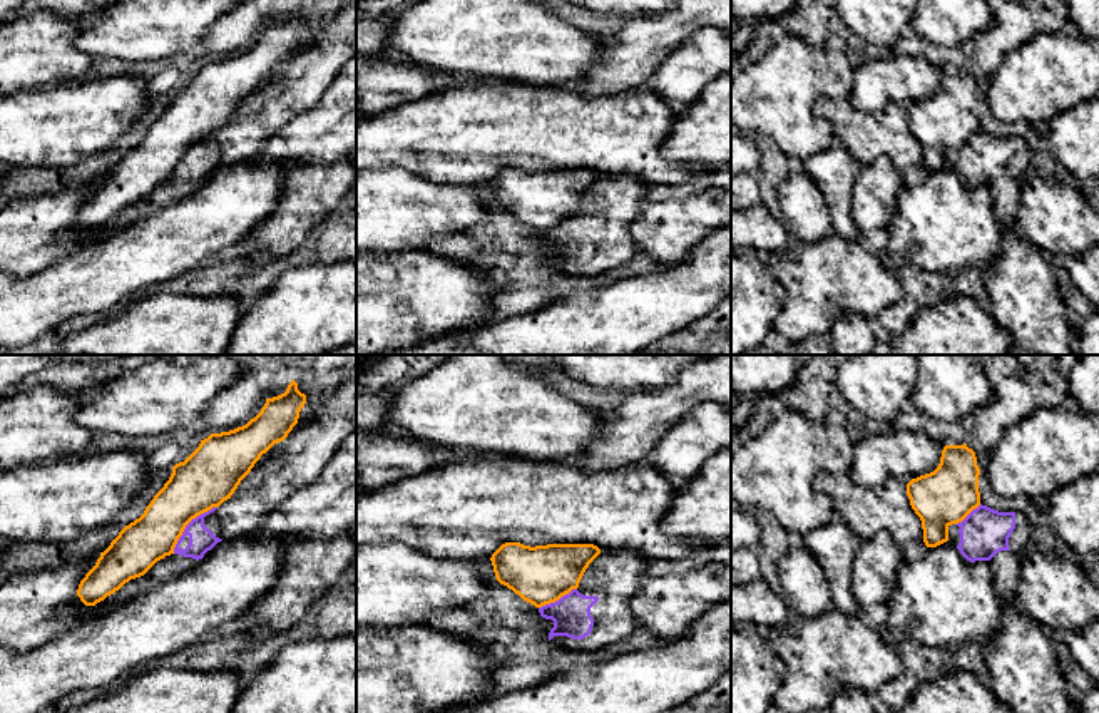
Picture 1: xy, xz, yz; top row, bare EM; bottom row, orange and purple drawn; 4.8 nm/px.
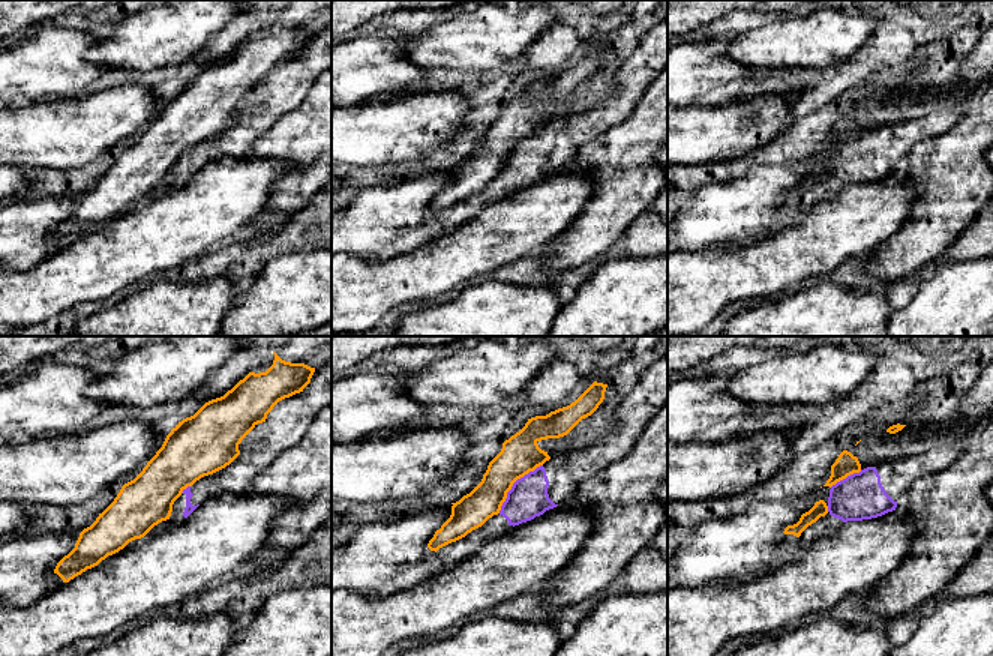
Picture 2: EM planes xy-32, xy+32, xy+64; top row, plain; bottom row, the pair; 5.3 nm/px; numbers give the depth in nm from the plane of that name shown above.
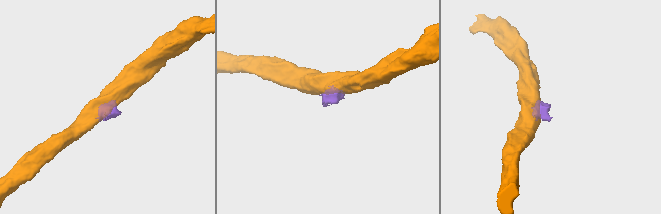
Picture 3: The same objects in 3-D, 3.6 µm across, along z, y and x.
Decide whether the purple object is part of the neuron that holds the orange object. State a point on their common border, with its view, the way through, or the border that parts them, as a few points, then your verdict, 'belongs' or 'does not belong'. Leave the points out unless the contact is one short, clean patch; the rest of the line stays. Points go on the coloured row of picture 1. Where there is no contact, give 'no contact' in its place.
meets orange in xy at (188, 523); border along xy (216, 506), (198, 514), (186, 526), (173, 553); does not belong

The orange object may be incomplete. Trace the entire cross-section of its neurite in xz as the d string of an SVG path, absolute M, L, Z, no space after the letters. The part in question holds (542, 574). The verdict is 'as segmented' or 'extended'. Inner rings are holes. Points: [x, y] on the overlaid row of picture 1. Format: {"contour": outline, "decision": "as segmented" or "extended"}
{"contour": "M502 544L490 557L495 577L524 601L542 608L559 601L579 582L601 554L594 544Z", "decision": "as segmented"}

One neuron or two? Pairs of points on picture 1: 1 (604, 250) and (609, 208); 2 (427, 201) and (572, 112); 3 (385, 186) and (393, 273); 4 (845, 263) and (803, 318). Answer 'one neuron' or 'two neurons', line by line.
1: one neuron
2: two neurons
3: two neurons
4: one neuron

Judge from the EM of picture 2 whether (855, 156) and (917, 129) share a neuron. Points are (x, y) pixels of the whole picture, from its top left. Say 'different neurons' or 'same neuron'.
same neuron

